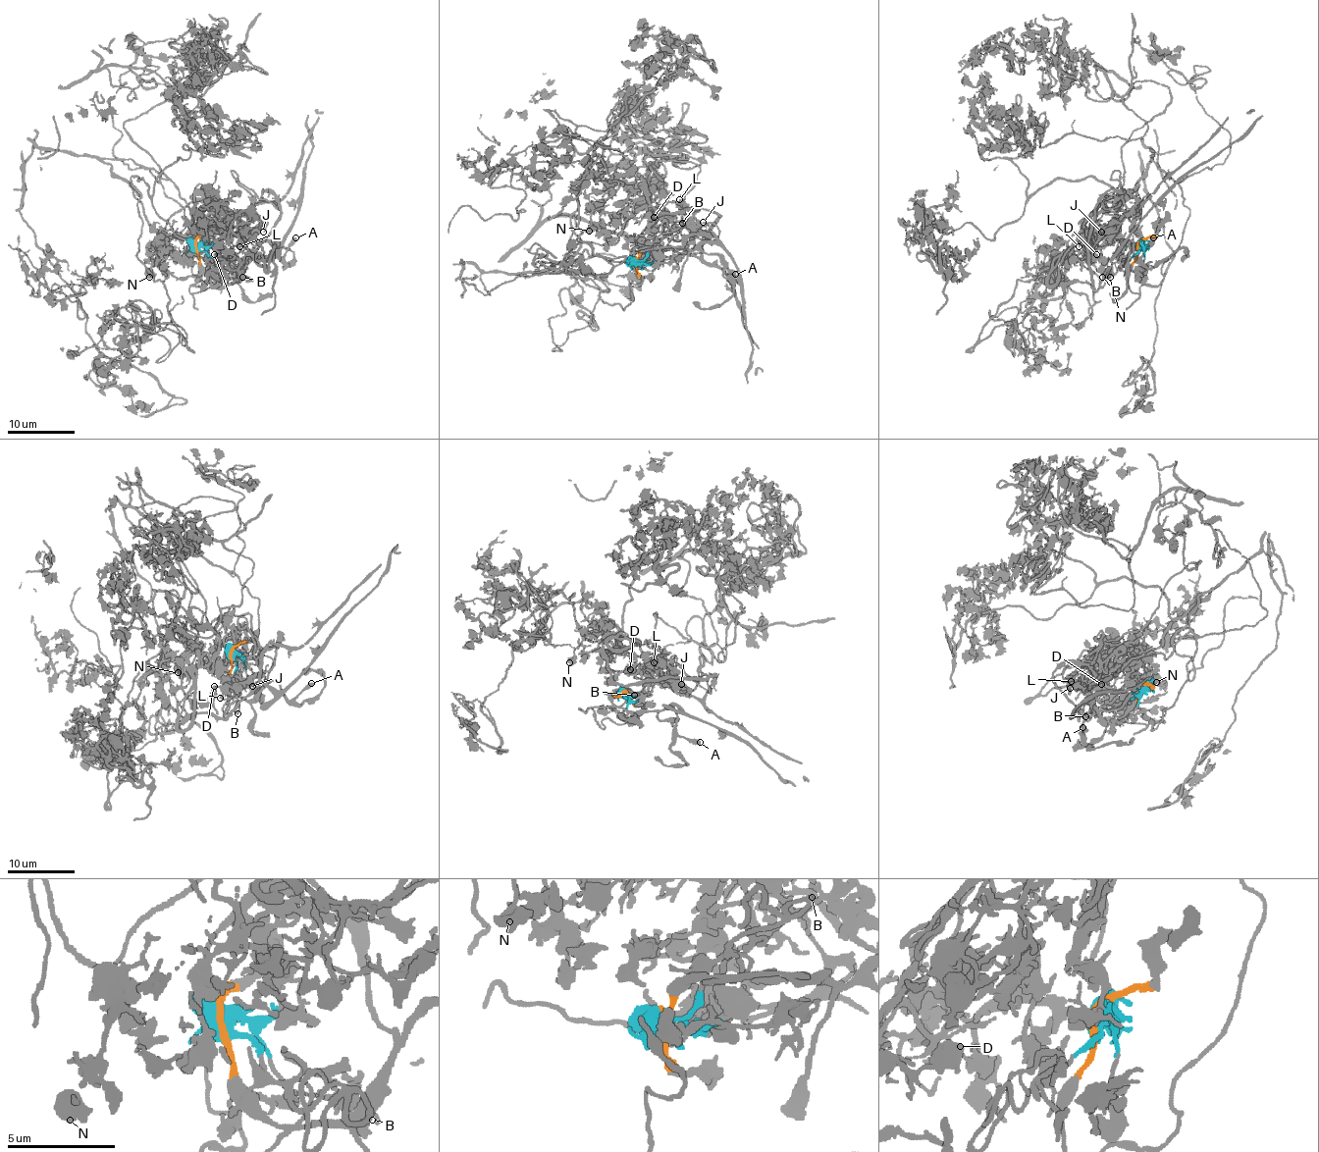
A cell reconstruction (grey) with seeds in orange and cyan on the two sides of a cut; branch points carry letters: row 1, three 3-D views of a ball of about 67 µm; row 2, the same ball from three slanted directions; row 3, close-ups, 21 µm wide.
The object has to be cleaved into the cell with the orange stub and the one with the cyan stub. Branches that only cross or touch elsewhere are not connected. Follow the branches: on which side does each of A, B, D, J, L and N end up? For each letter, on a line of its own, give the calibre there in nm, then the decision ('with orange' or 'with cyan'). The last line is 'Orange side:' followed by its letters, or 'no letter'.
A: 500 nm thick; with orange
B: 170 nm thick; with cyan
D: 320 nm thick; with cyan
J: 140 nm thick; with cyan
L: 150 nm thick; with cyan
N: 700 nm thick; with cyan
Orange side: A

